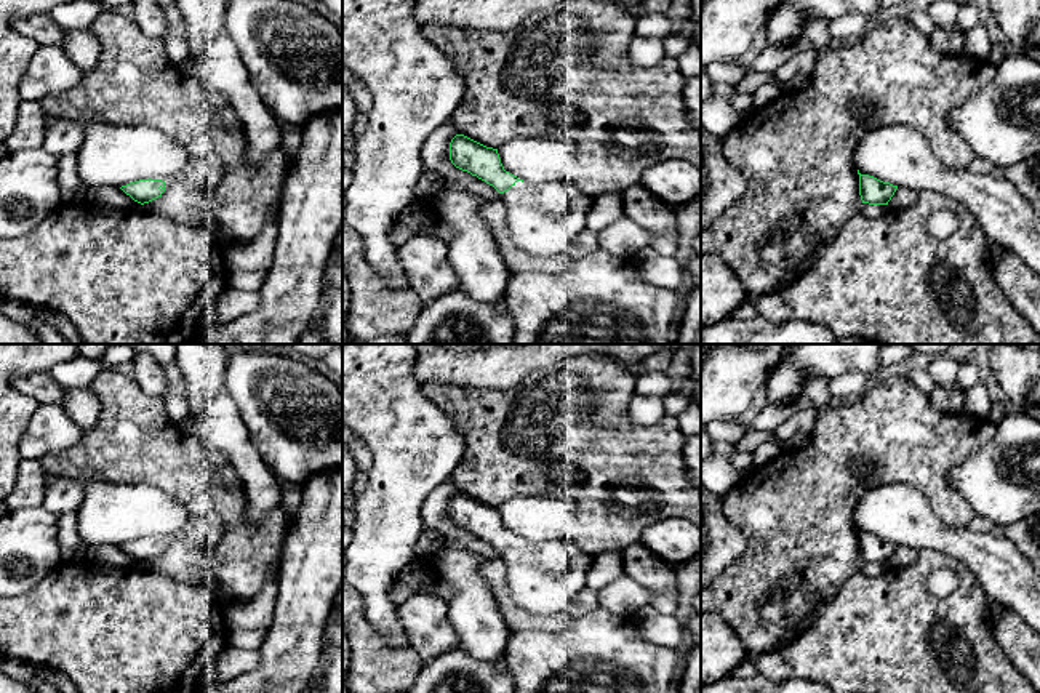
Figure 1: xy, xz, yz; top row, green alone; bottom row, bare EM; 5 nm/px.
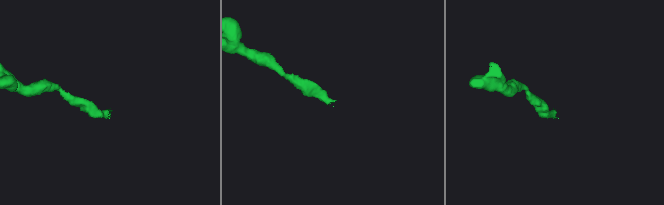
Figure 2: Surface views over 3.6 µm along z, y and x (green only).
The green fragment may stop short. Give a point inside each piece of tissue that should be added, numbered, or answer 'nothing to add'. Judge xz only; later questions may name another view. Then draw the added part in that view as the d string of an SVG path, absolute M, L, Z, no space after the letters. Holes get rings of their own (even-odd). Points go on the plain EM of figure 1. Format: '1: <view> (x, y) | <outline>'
1: xz (543, 578) | M571 538L517 539L501 552L514 603L538 616L554 616L570 607L586 587L594 559Z

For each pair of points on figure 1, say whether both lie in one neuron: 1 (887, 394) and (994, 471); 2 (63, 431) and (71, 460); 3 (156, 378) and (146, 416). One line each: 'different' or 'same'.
1: different
2: different
3: different

